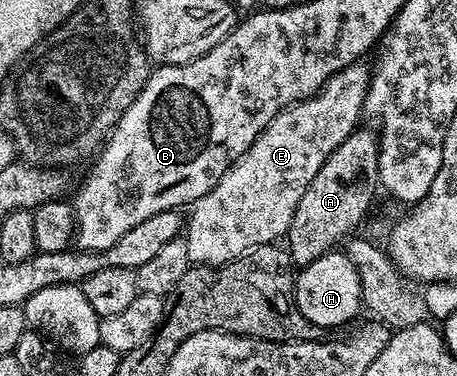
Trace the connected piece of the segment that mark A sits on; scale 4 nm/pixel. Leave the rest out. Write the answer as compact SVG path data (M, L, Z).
M357 127L340 143L338 150L326 158L322 170L314 174L314 182L306 186L306 194L302 194L286 233L286 251L292 257L293 265L303 266L314 262L319 256L343 245L355 233L352 231L367 218L368 207L378 193L380 182L380 142L373 129L371 132L364 127Z

